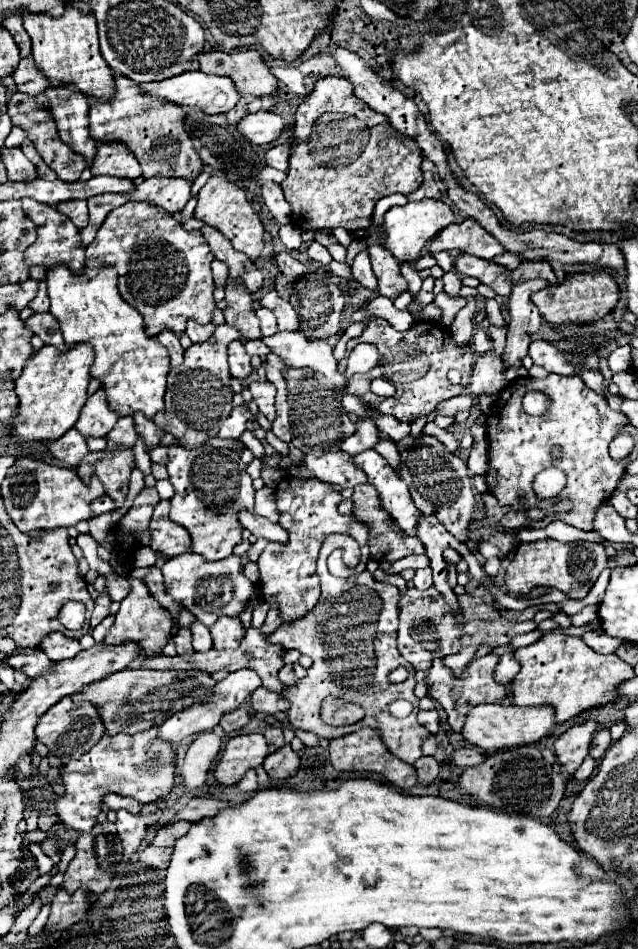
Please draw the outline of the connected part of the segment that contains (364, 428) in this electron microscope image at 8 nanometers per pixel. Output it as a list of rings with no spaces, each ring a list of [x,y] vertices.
[[[359,419],[357,421],[357,433],[351,435],[349,439],[343,441],[341,449],[345,453],[349,453],[351,457],[355,457],[357,453],[361,451],[367,451],[367,449],[373,449],[373,445],[379,441],[379,431],[377,427],[373,425],[373,421],[369,419]]]

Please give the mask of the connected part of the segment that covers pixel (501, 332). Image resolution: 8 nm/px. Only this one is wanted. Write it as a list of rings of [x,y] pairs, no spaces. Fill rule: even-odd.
[[[489,327],[489,333],[491,333],[491,341],[493,341],[493,351],[503,359],[503,351],[505,351],[505,333],[507,333],[507,329]]]

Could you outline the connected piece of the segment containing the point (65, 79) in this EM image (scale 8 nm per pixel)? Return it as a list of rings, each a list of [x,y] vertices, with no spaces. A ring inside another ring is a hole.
[[[67,5],[61,19],[49,19],[49,15],[23,15],[23,25],[33,41],[33,59],[37,69],[53,87],[71,85],[75,91],[99,101],[109,101],[115,95],[115,73],[107,67],[105,59],[101,59],[93,15],[81,15],[81,11]]]

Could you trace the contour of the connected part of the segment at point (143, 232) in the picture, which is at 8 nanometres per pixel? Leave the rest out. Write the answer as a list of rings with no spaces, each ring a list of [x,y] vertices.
[[[125,203],[107,215],[85,253],[85,275],[97,275],[99,267],[117,269],[119,293],[143,315],[149,337],[157,337],[165,329],[181,337],[189,319],[201,325],[211,323],[215,311],[211,261],[215,257],[201,231],[185,231],[177,219],[165,211],[153,211],[145,203]]]

